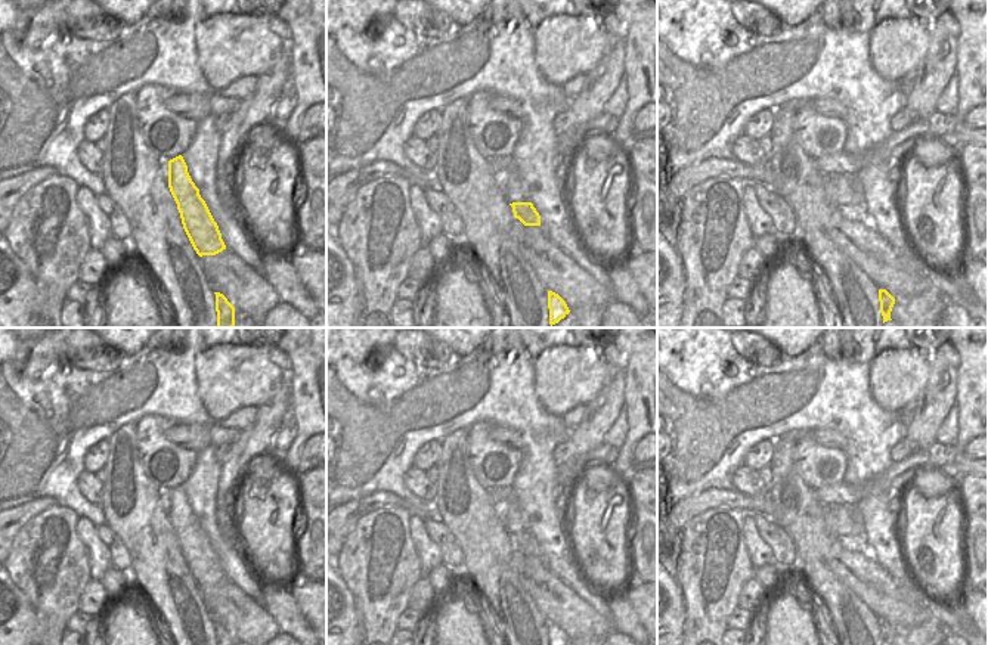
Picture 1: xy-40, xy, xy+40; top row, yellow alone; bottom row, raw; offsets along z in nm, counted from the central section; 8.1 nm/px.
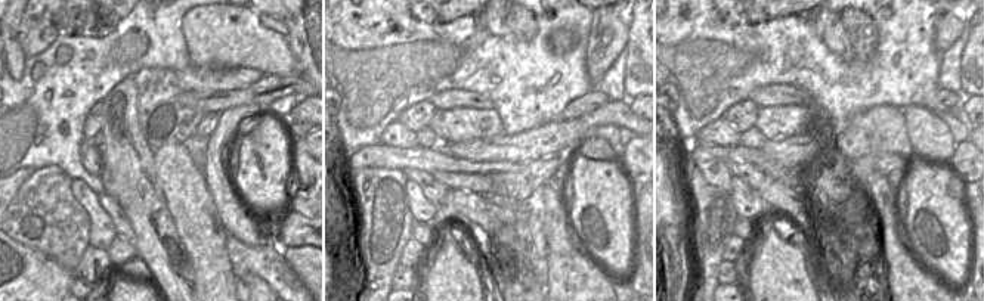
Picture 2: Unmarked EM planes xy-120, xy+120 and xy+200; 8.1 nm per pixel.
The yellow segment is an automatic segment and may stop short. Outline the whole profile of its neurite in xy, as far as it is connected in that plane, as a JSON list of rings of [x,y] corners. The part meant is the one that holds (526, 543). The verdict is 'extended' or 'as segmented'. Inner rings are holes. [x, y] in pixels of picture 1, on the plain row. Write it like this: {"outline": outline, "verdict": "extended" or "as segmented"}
{"outline": [[[512,533],[514,548],[518,549],[524,556],[541,556],[541,546],[532,533]]], "verdict": "as segmented"}

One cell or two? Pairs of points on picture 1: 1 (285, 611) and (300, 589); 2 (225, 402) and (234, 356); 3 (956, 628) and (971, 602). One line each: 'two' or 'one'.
1: two
2: one
3: two

